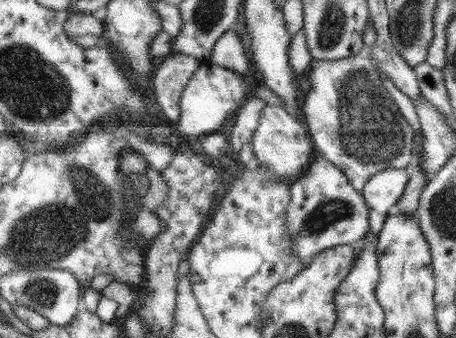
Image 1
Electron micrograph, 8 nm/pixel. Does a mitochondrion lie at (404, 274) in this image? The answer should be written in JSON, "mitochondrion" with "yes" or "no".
{"mitochondrion":"no"}

